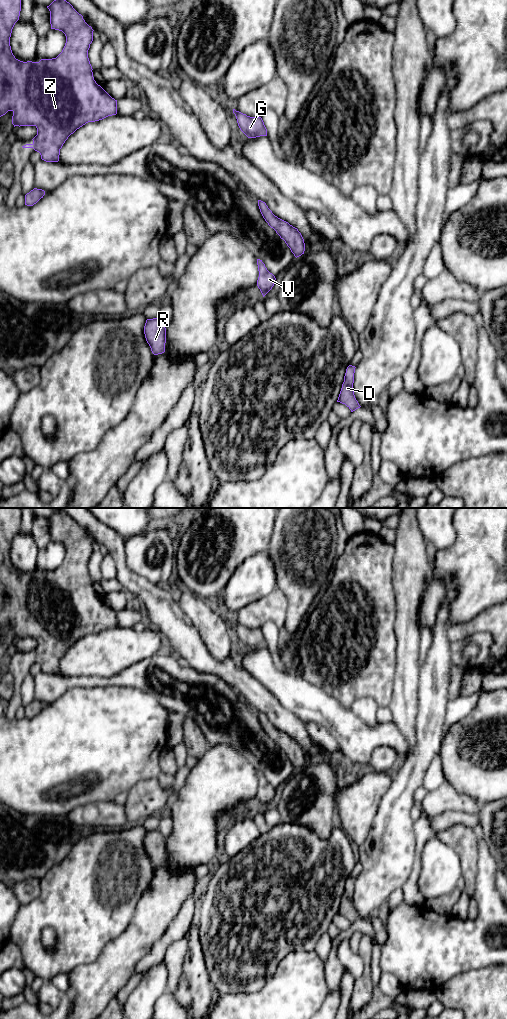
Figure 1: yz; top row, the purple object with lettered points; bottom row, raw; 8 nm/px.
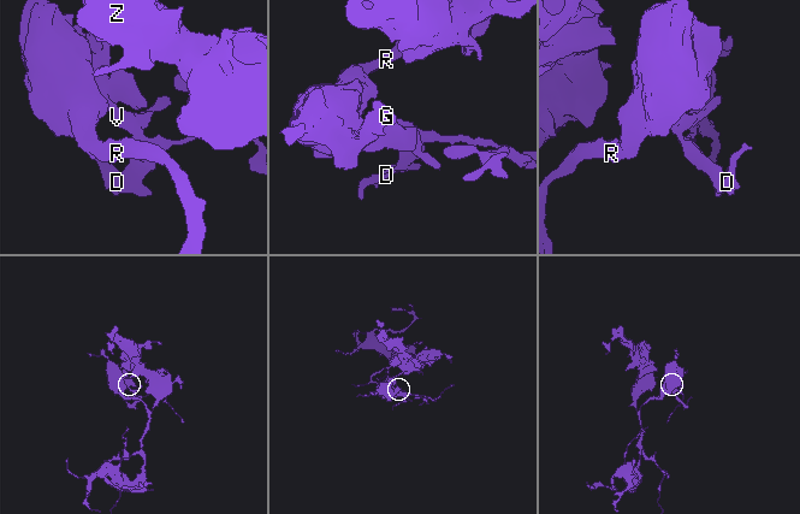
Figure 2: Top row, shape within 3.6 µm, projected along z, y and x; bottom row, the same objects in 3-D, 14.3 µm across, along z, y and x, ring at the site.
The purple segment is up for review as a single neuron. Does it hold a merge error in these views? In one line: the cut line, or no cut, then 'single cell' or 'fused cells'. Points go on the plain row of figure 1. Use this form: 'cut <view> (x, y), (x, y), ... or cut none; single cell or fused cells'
cut none; single cell

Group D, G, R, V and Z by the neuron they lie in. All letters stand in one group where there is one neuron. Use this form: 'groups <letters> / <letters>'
groups D G R V Z

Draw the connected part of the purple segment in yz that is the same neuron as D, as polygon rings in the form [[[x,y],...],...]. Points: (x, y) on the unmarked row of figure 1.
[[[349,877],[347,879],[344,888],[344,894],[342,896],[342,900],[337,912],[337,914],[345,916],[351,922],[351,924],[361,919],[358,913],[356,912],[353,903],[355,880],[356,879],[352,877]]]

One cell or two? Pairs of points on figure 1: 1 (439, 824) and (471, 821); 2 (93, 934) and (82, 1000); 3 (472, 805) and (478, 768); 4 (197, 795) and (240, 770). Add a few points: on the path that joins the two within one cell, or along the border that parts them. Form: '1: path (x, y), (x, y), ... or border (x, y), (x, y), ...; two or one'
1: path (447, 819), (463, 819); one
2: border (104, 947), (94, 961), (77, 966), (68, 974); two
3: border (453, 786), (457, 791), (469, 795), (476, 802); two
4: path (208, 792), (221, 779), (229, 779); one

